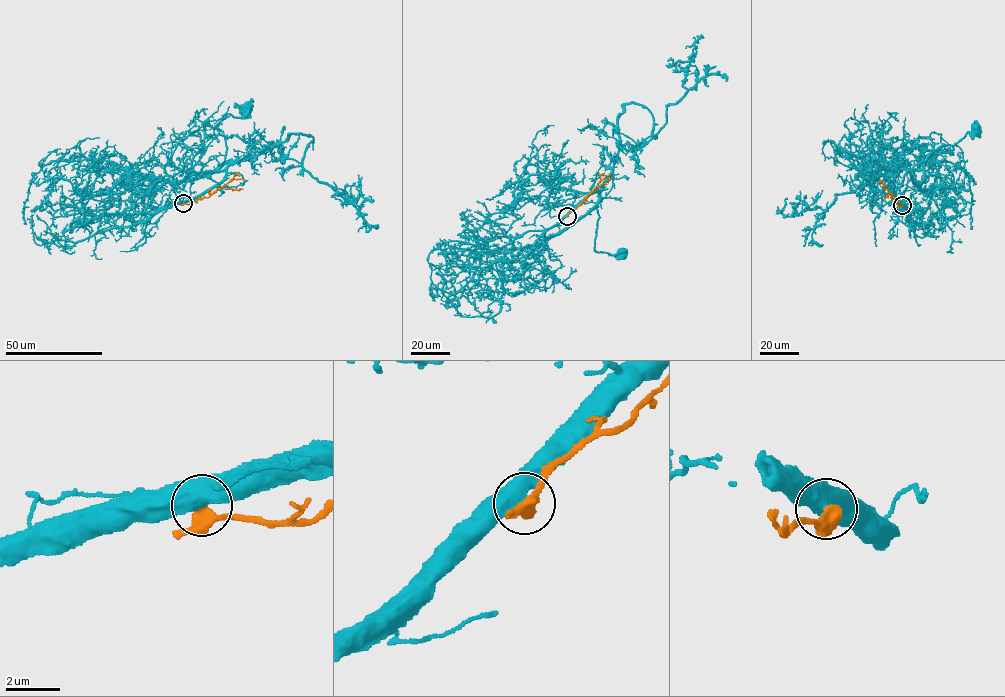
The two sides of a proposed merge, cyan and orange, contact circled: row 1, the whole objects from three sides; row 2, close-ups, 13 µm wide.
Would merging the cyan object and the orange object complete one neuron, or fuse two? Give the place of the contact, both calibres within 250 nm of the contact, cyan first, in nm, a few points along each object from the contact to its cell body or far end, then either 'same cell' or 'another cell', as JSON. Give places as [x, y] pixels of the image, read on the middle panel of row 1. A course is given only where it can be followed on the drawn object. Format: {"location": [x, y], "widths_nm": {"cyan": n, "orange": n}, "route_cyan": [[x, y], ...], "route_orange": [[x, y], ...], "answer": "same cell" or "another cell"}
{"location": [567, 216], "widths_nm": {"cyan": 550, "orange": 360}, "route_cyan": [[567, 215], [595, 190], [599, 194], [596, 205], [599, 217], [594, 249], [613, 255], [621, 251], [622, 254]], "route_orange": [[567, 215], [601, 180], [610, 174]], "answer": "another cell"}

